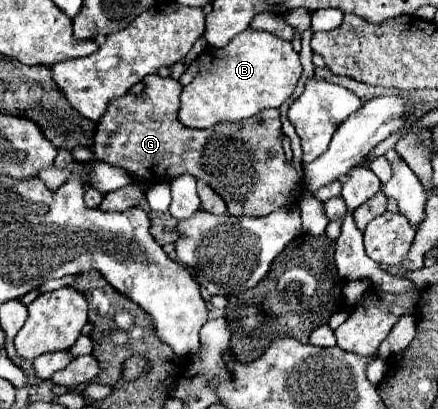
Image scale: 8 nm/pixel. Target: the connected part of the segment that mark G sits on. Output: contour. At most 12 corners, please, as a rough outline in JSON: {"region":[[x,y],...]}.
{"region":[[151,74],[107,106],[95,158],[203,178],[233,216],[297,200],[279,110],[205,130]]}

